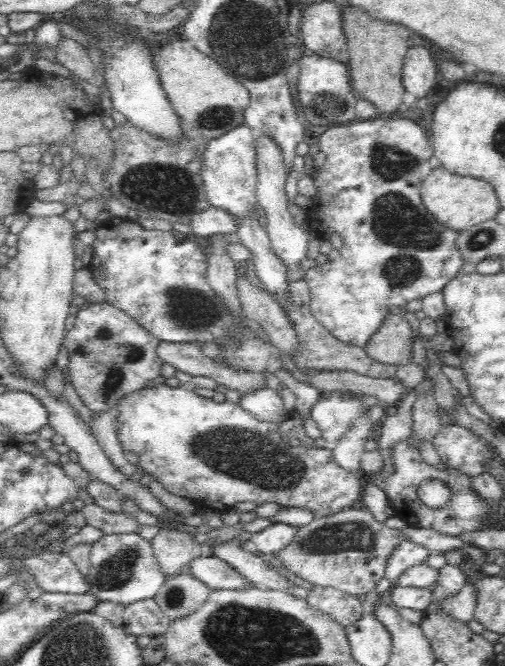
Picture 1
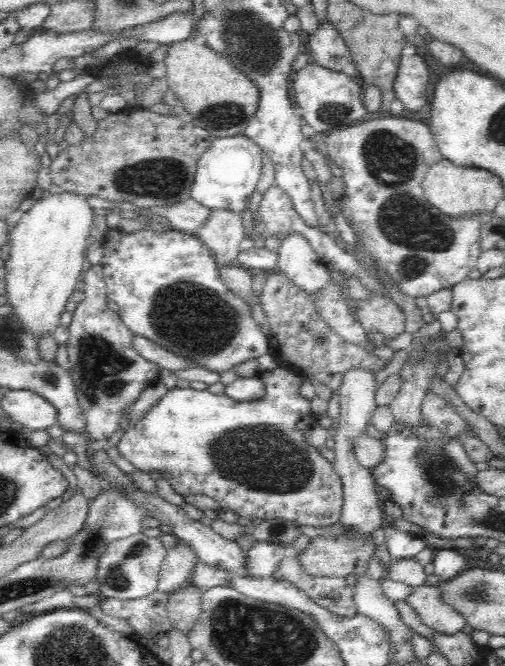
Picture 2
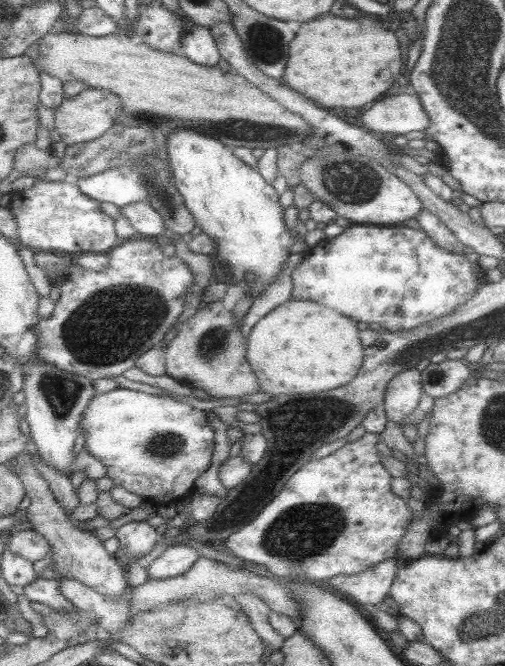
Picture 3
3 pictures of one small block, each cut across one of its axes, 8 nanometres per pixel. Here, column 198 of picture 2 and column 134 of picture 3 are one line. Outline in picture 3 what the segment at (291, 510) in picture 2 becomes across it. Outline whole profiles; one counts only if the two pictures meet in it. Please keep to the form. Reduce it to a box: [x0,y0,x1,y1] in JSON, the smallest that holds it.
[79,388,213,506]

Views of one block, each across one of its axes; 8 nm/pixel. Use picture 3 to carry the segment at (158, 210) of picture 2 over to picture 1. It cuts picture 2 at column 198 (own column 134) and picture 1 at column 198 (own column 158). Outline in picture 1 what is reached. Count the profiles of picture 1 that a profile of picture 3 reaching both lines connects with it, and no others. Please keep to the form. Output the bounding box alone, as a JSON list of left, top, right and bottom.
[189,207,239,235]

